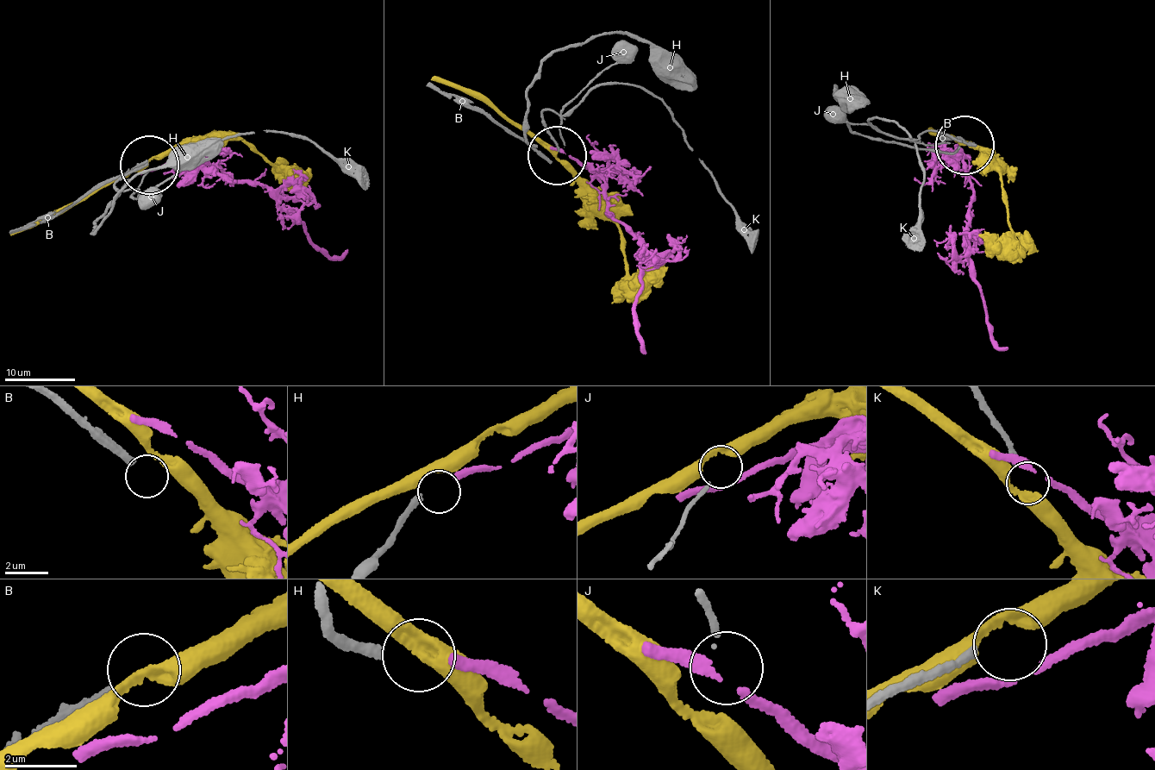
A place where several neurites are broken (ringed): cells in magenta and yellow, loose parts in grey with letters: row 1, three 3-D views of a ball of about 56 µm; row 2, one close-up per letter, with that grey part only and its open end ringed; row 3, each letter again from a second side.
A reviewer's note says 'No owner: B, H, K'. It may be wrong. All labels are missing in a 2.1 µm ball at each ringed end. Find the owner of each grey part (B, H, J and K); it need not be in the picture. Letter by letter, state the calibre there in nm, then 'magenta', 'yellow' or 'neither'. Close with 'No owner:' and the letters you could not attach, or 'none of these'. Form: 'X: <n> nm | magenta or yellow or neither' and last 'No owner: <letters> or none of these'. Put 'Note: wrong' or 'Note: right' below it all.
B: 340 nm | neither
H: 280 nm | magenta
J: 140 nm | neither
K: 240 nm | neither
No owner: B, J, K
Note: wrong

